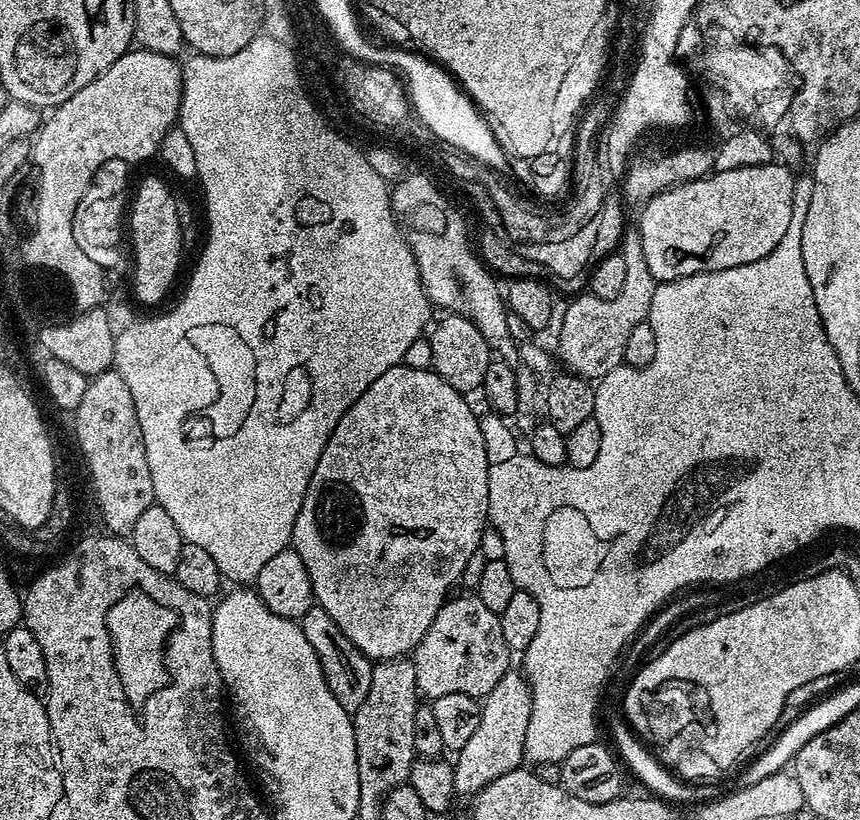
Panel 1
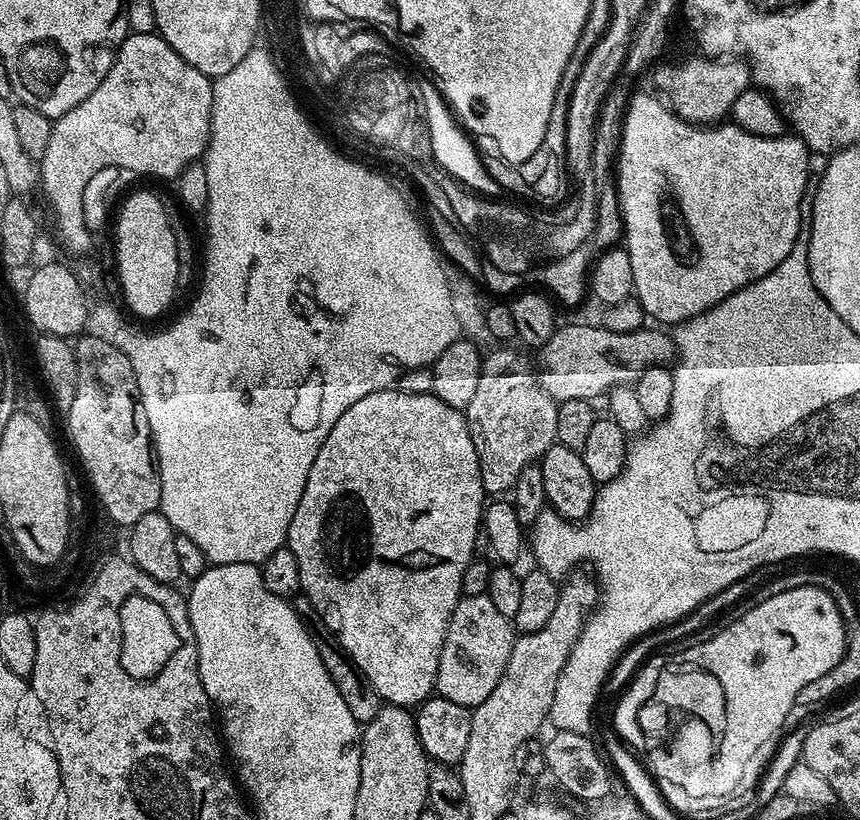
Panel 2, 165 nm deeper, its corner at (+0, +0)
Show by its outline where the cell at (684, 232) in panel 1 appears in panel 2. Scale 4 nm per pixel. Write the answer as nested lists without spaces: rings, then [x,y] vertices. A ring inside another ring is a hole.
[[[633,95],[627,103],[624,114],[623,136],[620,139],[618,153],[618,195],[620,197],[620,211],[624,213],[623,243],[630,254],[630,270],[634,270],[635,299],[644,308],[645,317],[661,320],[664,324],[675,326],[694,318],[698,314],[708,312],[718,302],[730,298],[738,290],[750,286],[758,278],[770,274],[790,250],[794,250],[794,242],[798,238],[800,212],[806,206],[808,188],[808,159],[810,153],[803,140],[795,134],[782,136],[759,136],[750,134],[735,122],[717,122],[711,126],[692,124],[688,120],[676,115],[659,95]]]

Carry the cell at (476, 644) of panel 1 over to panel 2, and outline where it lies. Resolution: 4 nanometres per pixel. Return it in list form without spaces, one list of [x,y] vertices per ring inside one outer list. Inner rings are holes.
[[[487,594],[461,595],[446,630],[442,658],[438,662],[435,695],[450,698],[450,702],[458,702],[458,706],[466,706],[470,710],[486,702],[486,698],[490,698],[490,690],[498,686],[498,678],[502,678],[506,662],[510,662],[510,650],[514,650],[516,637],[513,621],[494,607]]]

